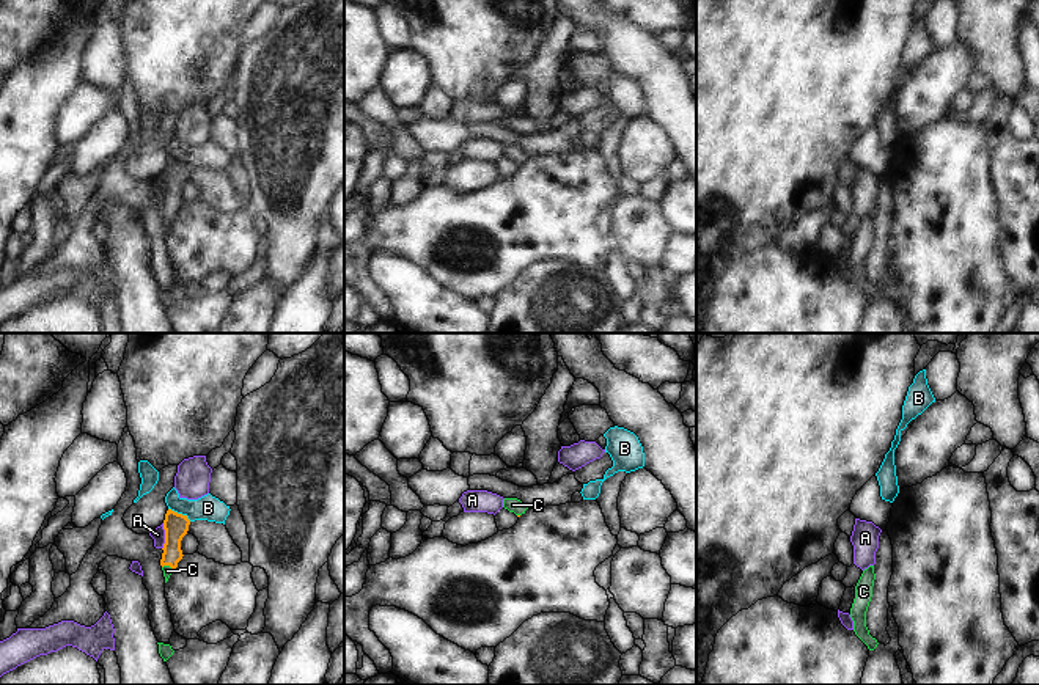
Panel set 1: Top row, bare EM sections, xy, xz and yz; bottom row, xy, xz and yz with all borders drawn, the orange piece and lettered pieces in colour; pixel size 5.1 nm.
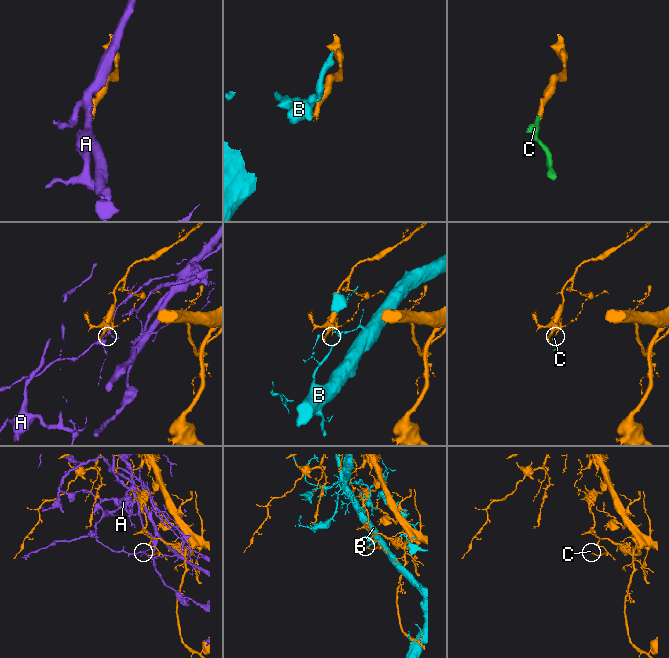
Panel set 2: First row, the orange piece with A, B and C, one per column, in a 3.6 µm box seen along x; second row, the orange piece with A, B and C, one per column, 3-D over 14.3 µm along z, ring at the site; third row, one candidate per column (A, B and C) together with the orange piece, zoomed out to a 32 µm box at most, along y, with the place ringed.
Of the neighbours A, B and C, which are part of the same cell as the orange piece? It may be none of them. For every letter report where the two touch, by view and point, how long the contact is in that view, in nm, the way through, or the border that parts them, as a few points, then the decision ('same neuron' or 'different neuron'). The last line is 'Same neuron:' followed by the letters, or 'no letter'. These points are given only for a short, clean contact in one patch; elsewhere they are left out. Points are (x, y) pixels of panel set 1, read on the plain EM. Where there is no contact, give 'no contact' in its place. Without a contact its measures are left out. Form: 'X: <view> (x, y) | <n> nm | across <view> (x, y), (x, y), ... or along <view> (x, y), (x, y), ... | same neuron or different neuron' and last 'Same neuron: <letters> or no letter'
A: xy (165, 184) | 140 nm | different neuron
B: xy (179, 162) | 140 nm | along xy (168, 156), (190, 168) | different neuron
C: xy (168, 212) | 60 nm | across xy (176, 173), (168, 212), (167, 219) | same neuron
Same neuron: C

